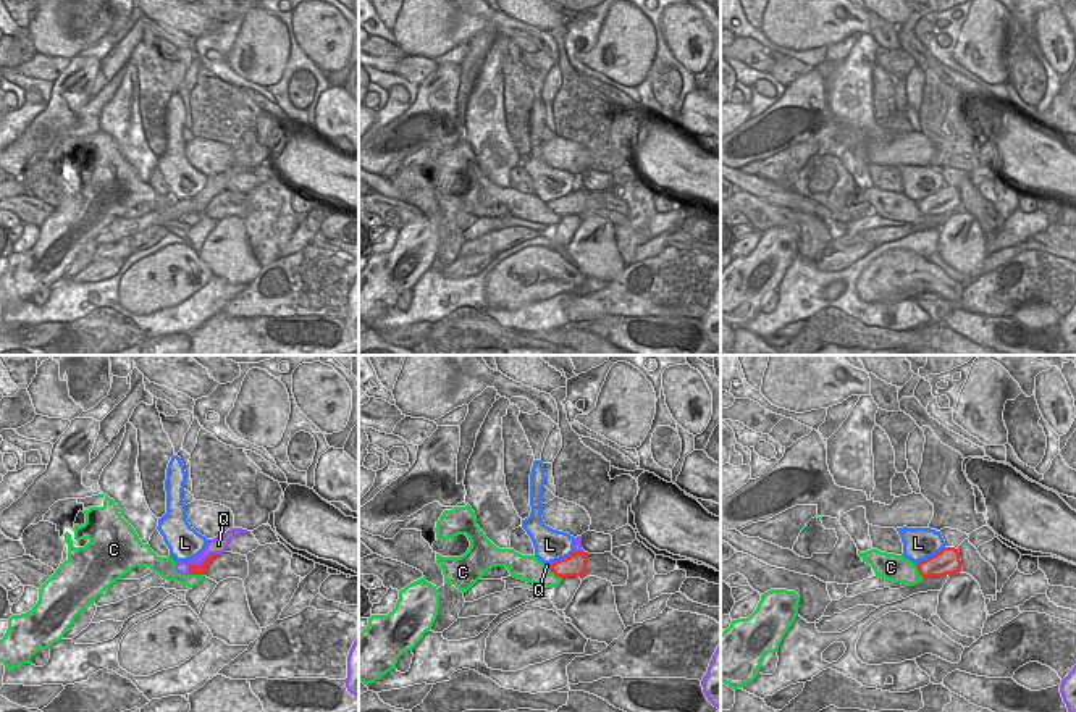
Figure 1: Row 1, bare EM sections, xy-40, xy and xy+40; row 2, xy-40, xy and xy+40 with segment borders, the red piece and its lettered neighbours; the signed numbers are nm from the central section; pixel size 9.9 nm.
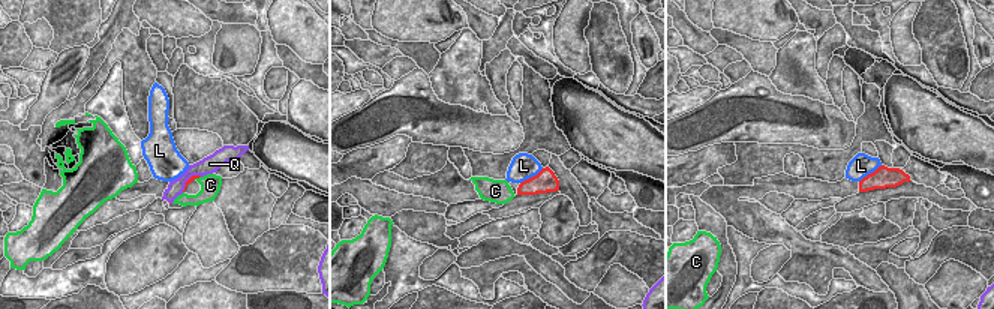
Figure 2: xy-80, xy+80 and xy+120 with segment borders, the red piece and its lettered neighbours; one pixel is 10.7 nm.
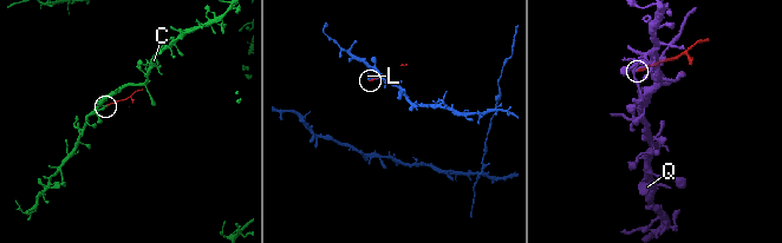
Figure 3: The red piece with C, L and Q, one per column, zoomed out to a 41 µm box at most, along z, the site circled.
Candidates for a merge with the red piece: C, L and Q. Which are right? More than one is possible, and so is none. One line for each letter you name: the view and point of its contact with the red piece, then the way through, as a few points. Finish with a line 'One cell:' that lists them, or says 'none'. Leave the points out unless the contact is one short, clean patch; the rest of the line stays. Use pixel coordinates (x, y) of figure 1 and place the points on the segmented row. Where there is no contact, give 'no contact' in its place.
One cell: none

